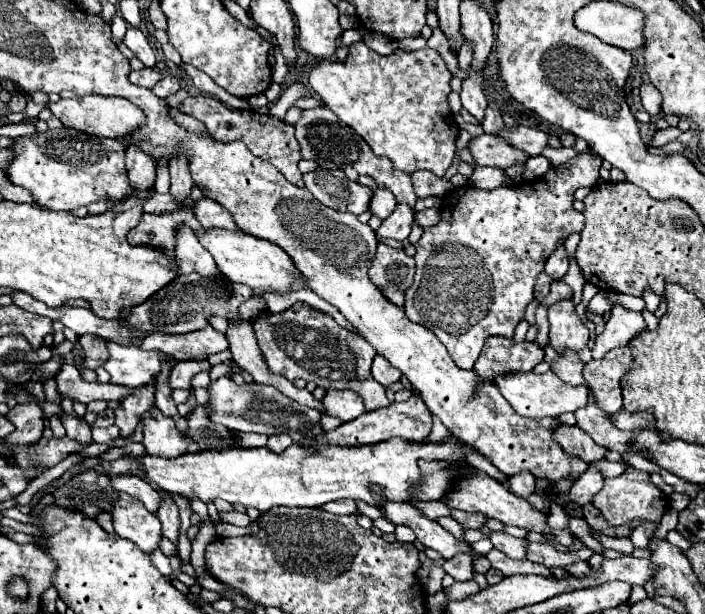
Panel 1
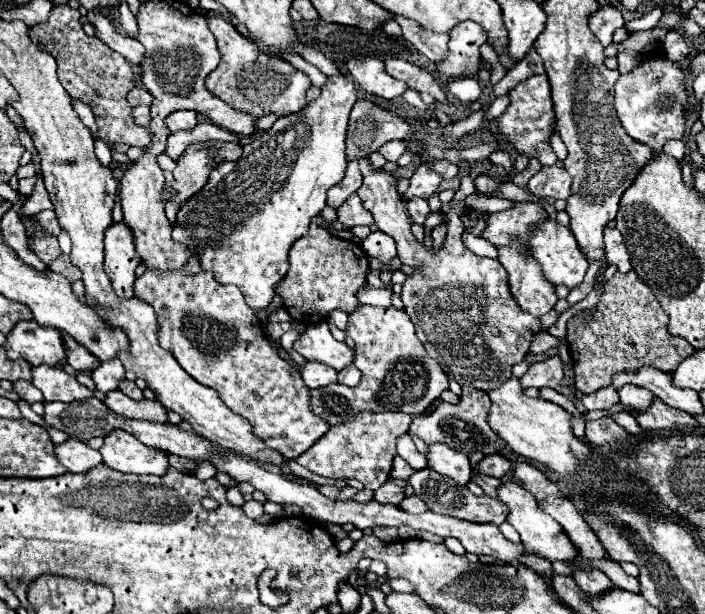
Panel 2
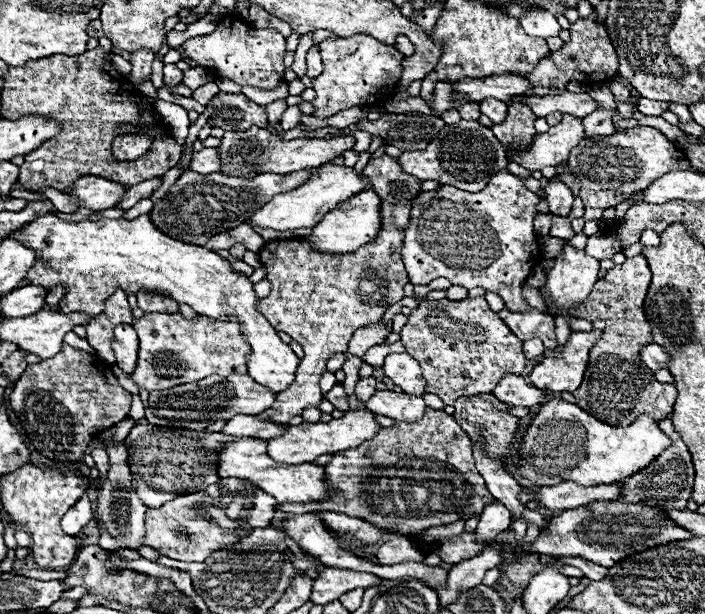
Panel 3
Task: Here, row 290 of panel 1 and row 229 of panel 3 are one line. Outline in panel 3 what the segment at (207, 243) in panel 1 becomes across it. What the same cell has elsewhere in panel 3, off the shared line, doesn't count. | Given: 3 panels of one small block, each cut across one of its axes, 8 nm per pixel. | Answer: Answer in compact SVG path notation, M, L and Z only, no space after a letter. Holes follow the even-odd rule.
M324 162L322 166L314 168L310 178L300 184L298 188L274 196L264 208L256 210L252 216L252 222L258 228L272 228L276 232L286 232L286 230L296 230L296 228L310 228L318 224L324 214L328 214L332 208L336 208L342 202L348 202L352 196L360 194L362 190L372 188L372 182L364 174L356 174L354 168L350 166L338 166L332 162Z

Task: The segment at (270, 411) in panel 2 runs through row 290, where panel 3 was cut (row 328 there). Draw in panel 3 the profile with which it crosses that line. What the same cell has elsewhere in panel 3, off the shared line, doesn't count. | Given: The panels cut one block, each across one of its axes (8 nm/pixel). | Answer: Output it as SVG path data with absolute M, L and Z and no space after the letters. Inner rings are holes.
M150 312L144 314L140 320L136 320L134 328L140 338L140 348L138 348L138 366L130 376L138 386L146 384L146 374L142 374L142 370L170 370L170 386L198 382L212 374L220 376L248 374L250 346L244 340L240 332L240 322L234 316L230 316L228 320L216 320L200 314L196 318L184 318L180 312L174 314ZM170 356L186 356L186 366L184 362L182 366L180 362L176 364Z

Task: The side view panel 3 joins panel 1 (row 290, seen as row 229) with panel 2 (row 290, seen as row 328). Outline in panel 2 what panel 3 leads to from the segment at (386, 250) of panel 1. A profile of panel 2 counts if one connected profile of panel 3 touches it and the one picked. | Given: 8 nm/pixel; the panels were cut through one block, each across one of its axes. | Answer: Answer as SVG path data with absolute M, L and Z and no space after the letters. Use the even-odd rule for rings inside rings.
M310 224L308 234L292 244L290 270L278 286L284 298L284 308L288 310L292 320L300 324L322 322L334 308L352 312L360 306L356 300L356 290L366 284L368 268L368 256L364 254L360 244L336 238L324 228Z

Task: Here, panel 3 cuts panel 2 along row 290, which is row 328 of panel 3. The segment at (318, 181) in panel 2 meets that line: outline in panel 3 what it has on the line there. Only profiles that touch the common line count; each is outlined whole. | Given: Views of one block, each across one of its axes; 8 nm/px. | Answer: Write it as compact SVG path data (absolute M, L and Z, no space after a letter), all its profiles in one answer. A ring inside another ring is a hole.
M44 214L38 216L32 224L22 226L22 230L16 232L16 240L28 244L30 248L36 250L36 264L28 272L30 284L40 284L46 290L52 290L56 284L66 284L68 292L62 298L62 312L76 312L82 310L90 316L96 316L104 312L104 302L122 288L126 294L134 292L138 294L140 290L156 290L172 296L178 304L188 304L192 306L198 314L210 316L216 320L226 320L226 316L236 316L242 324L242 334L252 346L252 356L248 358L248 374L258 382L264 384L270 392L284 392L296 376L298 368L298 358L290 350L286 342L282 342L276 334L276 330L270 326L270 322L256 310L256 294L252 288L252 282L242 276L232 272L232 264L226 262L222 256L218 256L212 250L206 250L204 246L196 244L184 244L180 240L172 240L170 236L164 236L150 220L148 216L138 216L134 220L124 220L124 218L104 218L98 222L62 222L54 214Z

